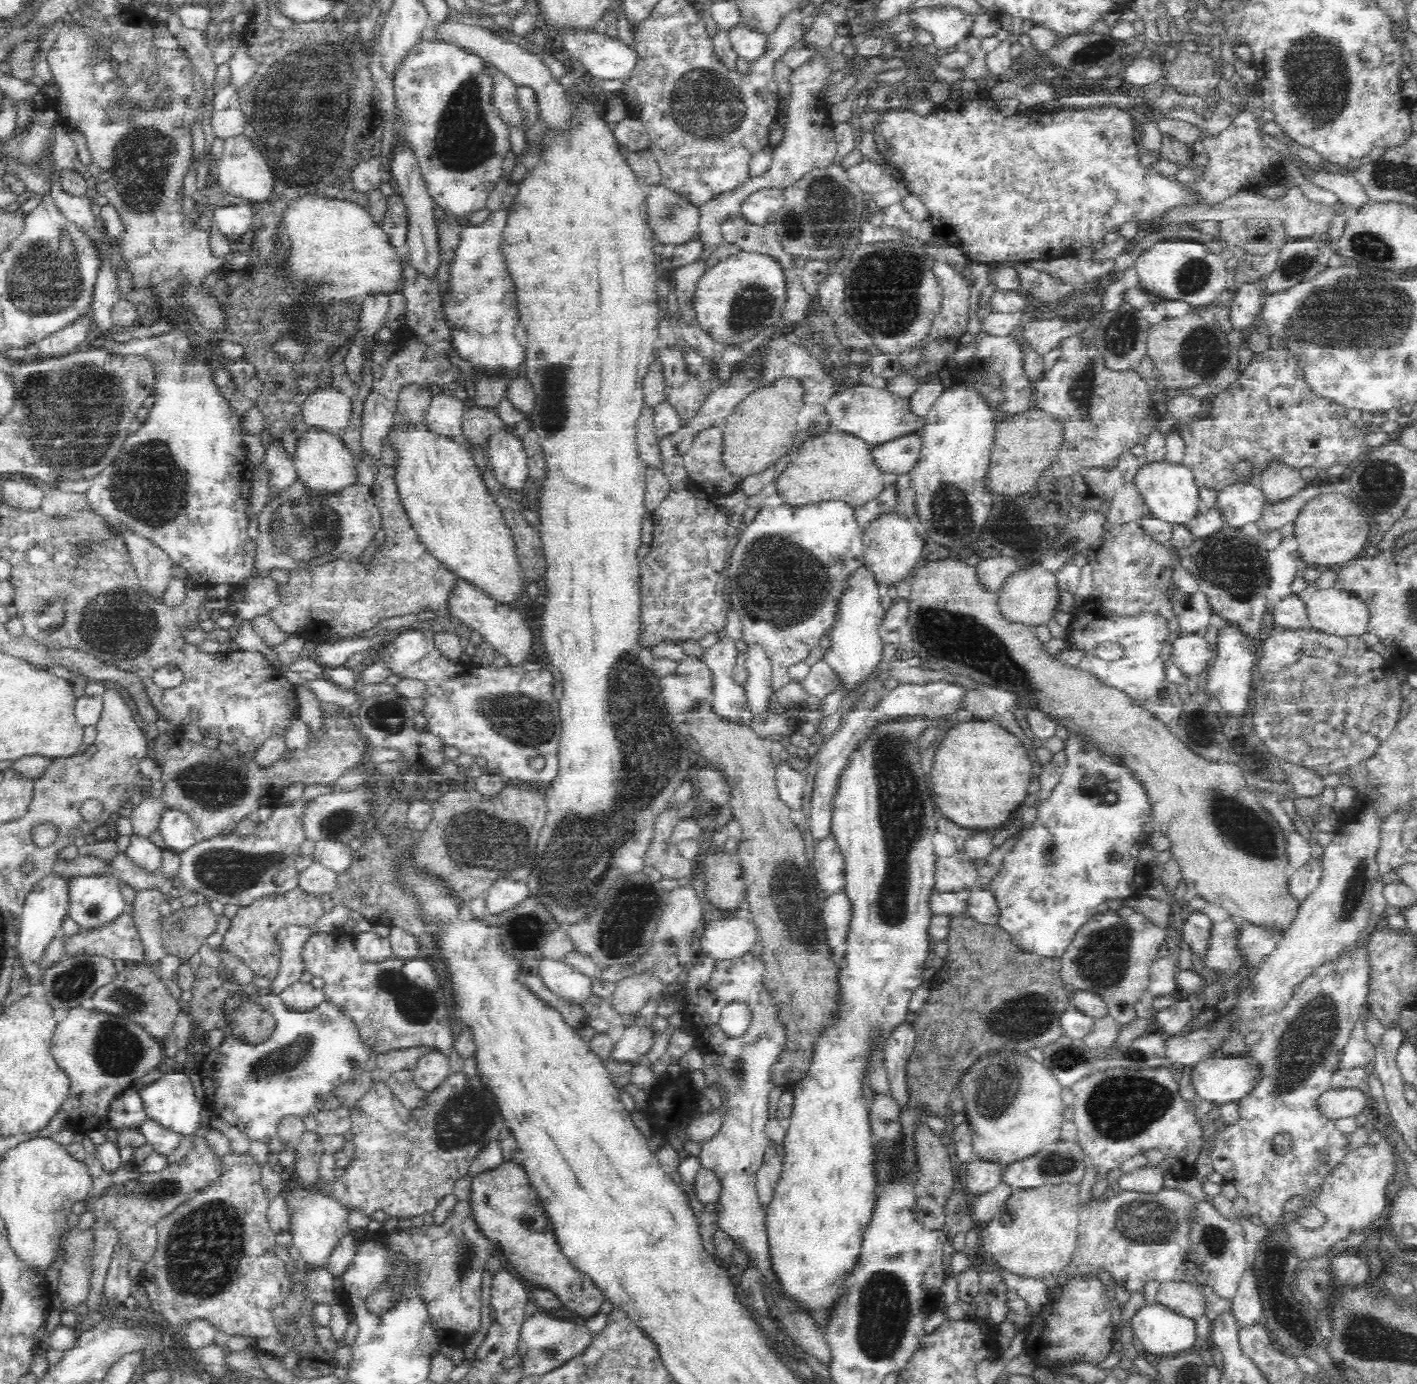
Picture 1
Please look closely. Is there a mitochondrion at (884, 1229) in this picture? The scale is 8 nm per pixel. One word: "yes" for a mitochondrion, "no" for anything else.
no

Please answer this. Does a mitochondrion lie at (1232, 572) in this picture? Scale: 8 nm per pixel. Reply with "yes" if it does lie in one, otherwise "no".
yes

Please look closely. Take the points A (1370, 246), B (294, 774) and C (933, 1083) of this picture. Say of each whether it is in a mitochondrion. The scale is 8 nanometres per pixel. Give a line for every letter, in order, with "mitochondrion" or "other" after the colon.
A: mitochondrion
B: other
C: mitochondrion

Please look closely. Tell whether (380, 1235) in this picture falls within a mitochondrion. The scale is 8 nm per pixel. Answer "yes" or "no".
no

